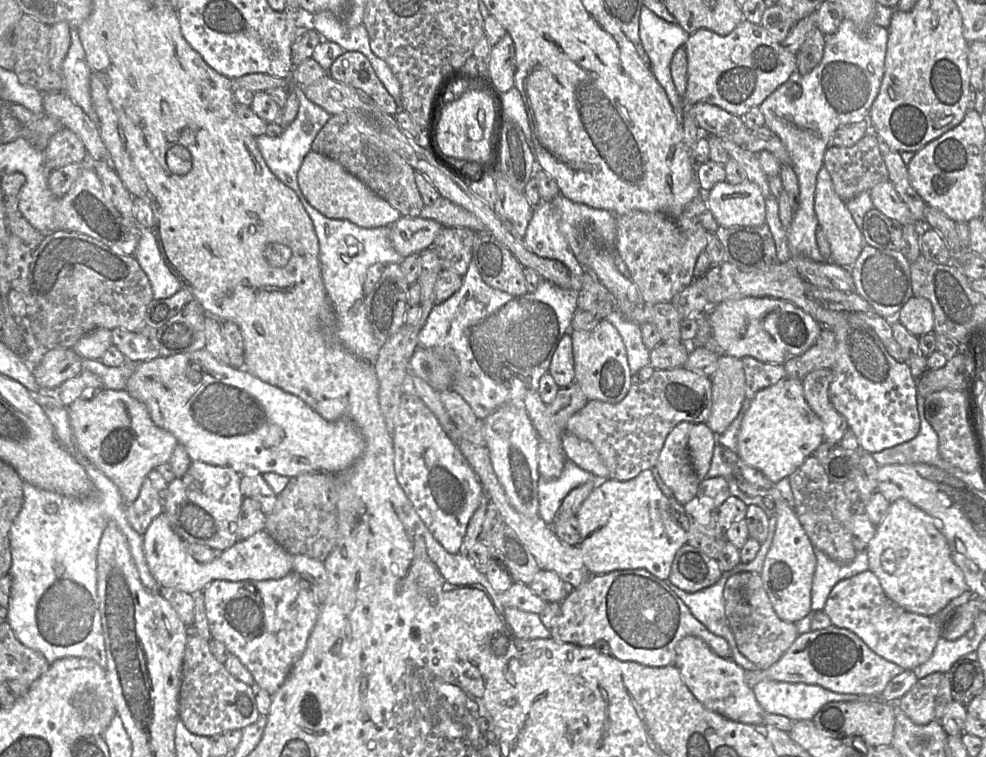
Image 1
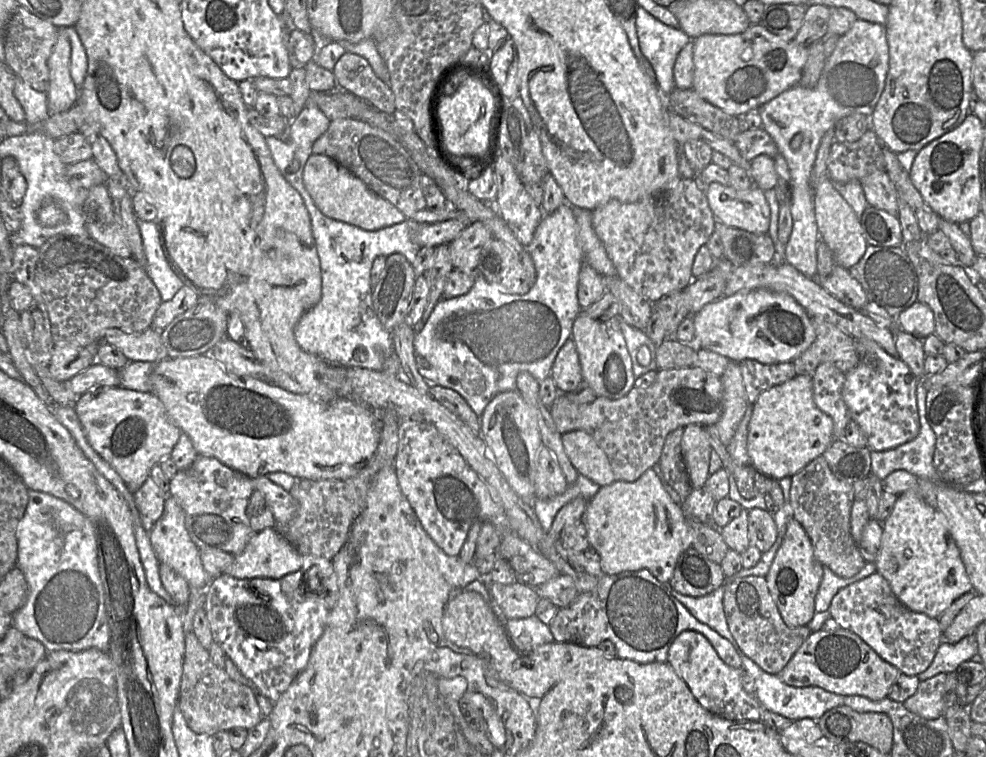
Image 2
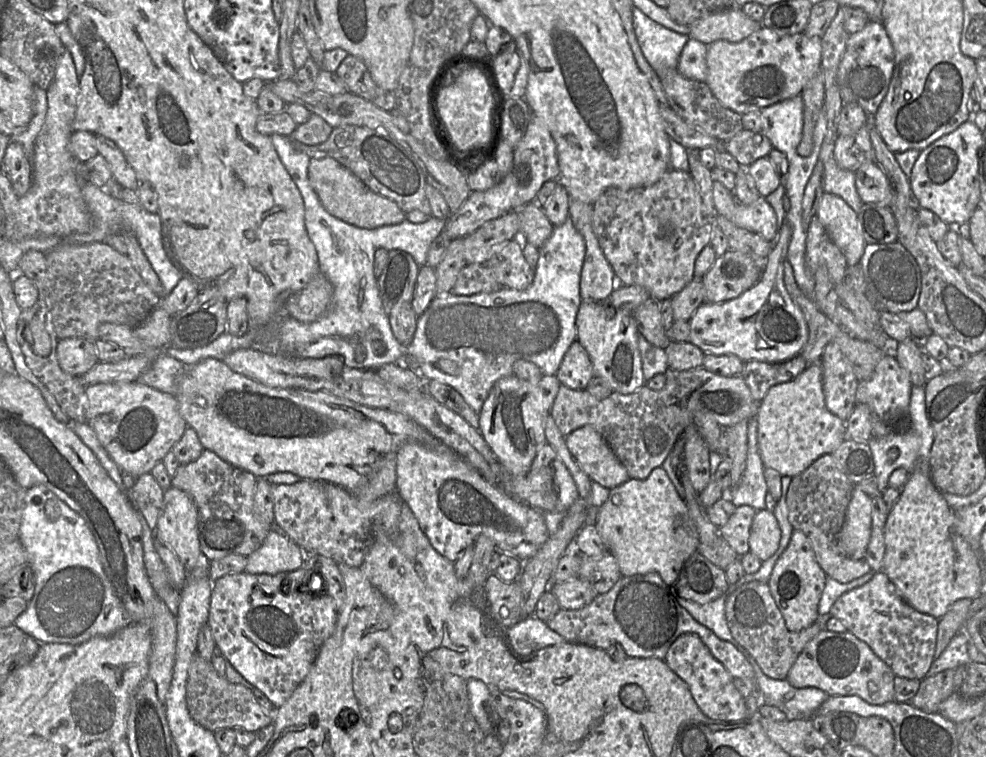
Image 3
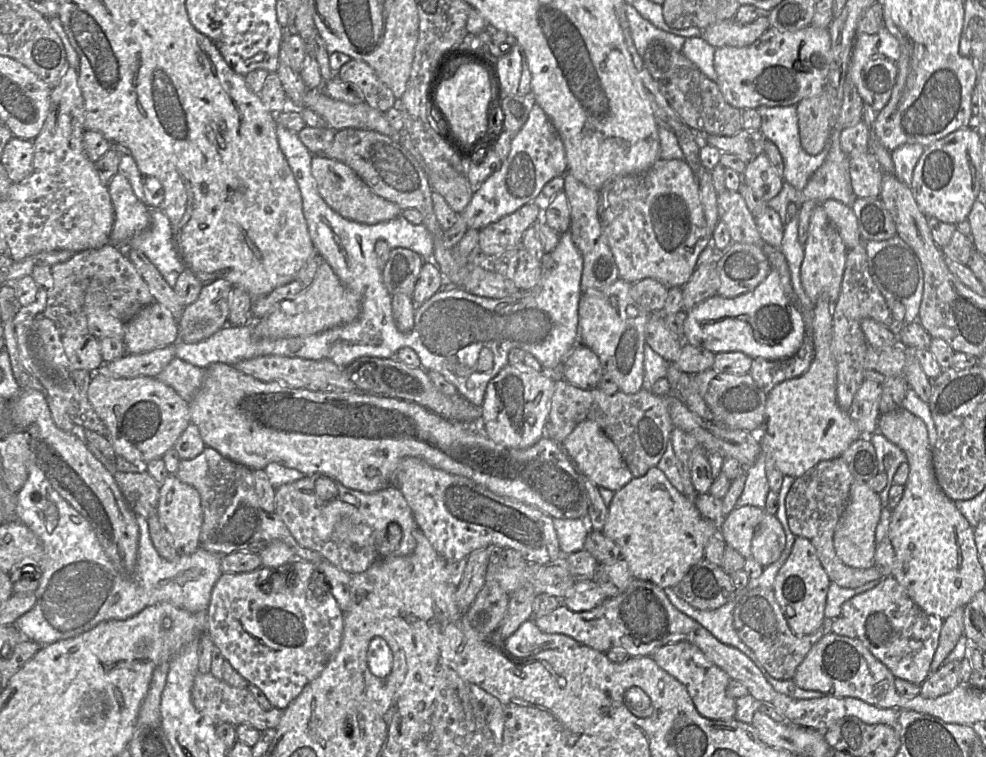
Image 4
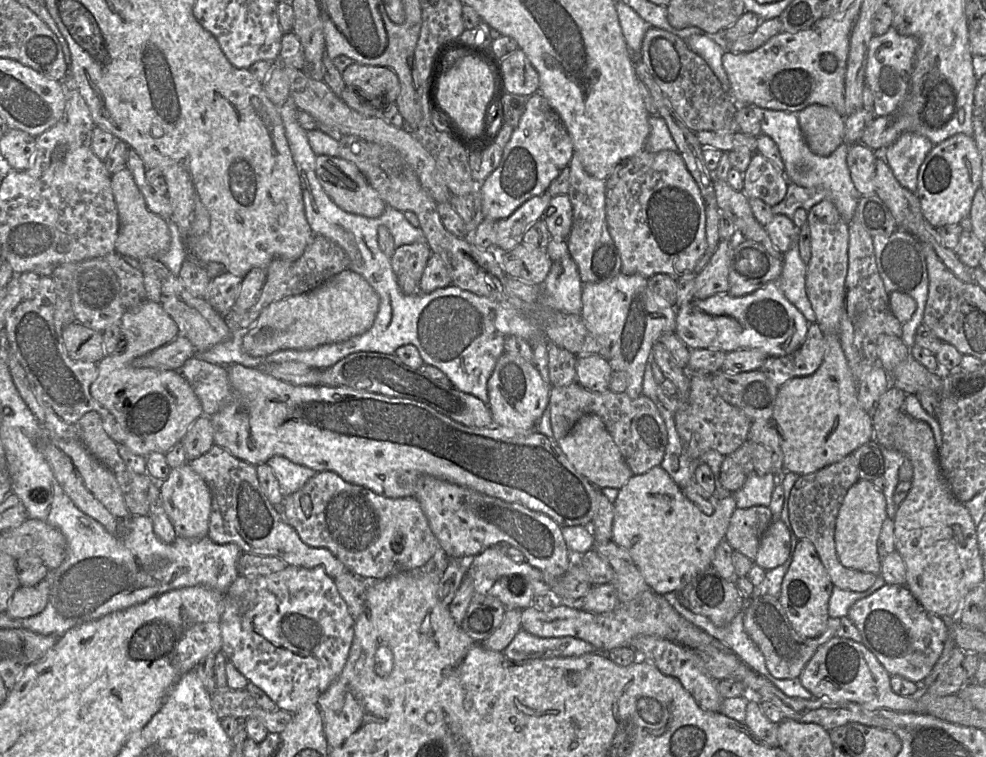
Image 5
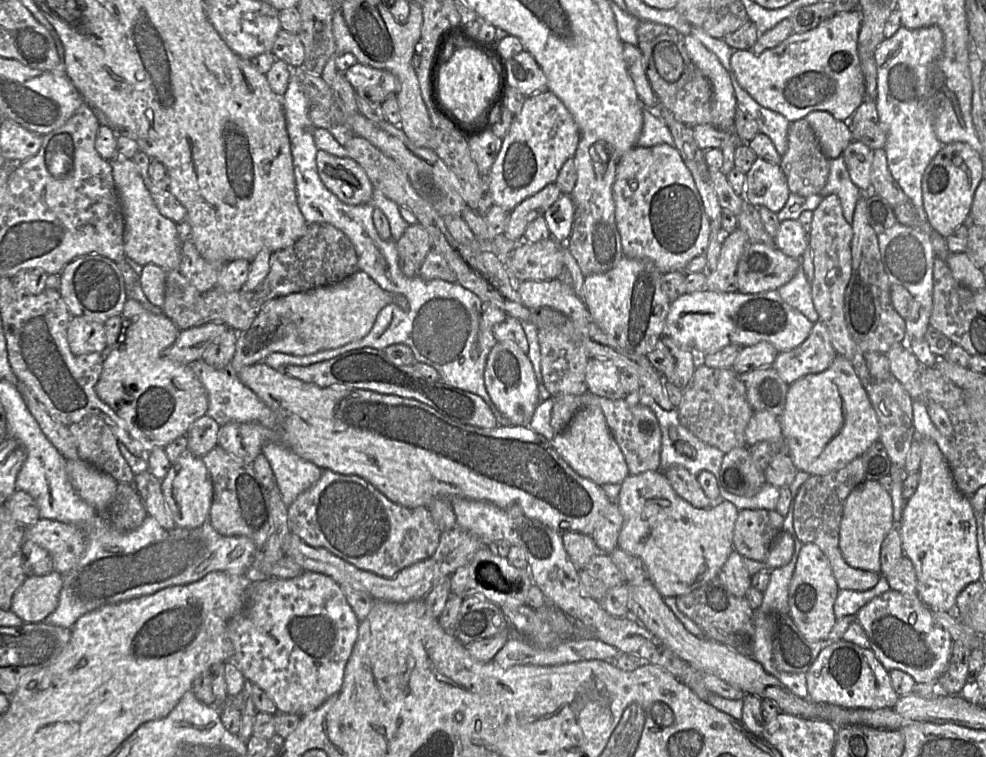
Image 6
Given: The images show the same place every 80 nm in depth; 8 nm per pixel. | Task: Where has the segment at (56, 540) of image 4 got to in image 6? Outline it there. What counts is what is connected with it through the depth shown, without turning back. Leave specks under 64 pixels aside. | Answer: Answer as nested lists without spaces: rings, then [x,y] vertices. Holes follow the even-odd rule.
[[[29,410],[17,414],[6,413],[6,429],[8,437],[14,438],[25,451],[25,461],[17,475],[16,488],[29,494],[37,503],[41,519],[55,520],[64,524],[79,526],[86,531],[86,549],[79,562],[62,576],[63,584],[56,610],[47,616],[42,623],[71,629],[76,621],[84,614],[97,608],[149,596],[160,590],[172,586],[195,583],[212,572],[222,572],[233,575],[249,573],[253,560],[257,555],[257,548],[252,539],[246,536],[222,536],[207,520],[196,529],[173,528],[164,530],[151,516],[147,516],[143,523],[135,530],[121,532],[116,530],[95,509],[85,502],[73,488],[66,473],[66,459],[48,440],[39,423]]]

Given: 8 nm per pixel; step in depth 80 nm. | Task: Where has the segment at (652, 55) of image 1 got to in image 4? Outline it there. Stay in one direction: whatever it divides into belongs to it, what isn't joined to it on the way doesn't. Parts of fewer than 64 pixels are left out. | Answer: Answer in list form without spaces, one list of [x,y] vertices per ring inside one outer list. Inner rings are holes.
[[[626,4],[626,15],[629,21],[631,37],[641,57],[644,55],[648,45],[654,40],[663,41],[674,50],[682,51],[687,38],[657,28],[651,22],[644,19],[632,5]]]

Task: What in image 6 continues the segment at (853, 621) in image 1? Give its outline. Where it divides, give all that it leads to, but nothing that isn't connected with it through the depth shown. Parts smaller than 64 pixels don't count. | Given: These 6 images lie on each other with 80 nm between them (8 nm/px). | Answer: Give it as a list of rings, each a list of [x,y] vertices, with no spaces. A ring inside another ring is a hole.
[[[890,589],[864,605],[856,614],[856,621],[862,626],[870,641],[870,649],[888,671],[901,670],[909,674],[916,683],[937,682],[946,671],[953,646],[950,634],[933,618],[932,610],[919,596],[905,596]]]

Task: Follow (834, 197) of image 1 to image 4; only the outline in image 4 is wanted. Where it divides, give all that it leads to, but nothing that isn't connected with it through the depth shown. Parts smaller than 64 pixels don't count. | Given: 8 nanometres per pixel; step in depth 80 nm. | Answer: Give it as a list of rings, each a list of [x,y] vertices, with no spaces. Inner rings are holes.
[[[828,199],[821,205],[838,230],[848,251],[864,242],[859,232],[856,215],[851,207],[834,199]]]

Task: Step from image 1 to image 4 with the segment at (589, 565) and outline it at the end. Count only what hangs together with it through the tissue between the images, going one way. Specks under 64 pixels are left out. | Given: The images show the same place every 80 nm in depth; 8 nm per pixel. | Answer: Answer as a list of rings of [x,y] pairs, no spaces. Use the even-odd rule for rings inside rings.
[[[657,466],[641,477],[633,477],[615,491],[607,508],[607,518],[601,531],[603,535],[620,548],[633,578],[652,582],[662,589],[676,586],[692,566],[705,558],[705,547],[710,537],[718,528],[721,529],[721,523],[704,518],[694,502],[681,494]]]

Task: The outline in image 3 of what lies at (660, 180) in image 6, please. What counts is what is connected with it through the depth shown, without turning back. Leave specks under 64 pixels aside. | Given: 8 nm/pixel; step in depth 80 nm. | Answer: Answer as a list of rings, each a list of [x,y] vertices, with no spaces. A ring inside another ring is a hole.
[[[672,168],[647,187],[628,190],[610,187],[593,204],[592,229],[618,283],[641,286],[656,301],[672,298],[694,279],[696,258],[710,244],[714,226],[715,217],[703,206],[691,174]]]

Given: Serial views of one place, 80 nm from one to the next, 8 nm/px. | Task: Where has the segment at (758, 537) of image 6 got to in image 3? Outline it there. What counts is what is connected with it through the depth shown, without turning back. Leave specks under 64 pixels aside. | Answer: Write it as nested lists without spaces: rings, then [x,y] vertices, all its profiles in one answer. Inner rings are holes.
[[[750,506],[736,507],[727,523],[720,528],[720,536],[742,557],[750,552],[749,536],[756,510]]]

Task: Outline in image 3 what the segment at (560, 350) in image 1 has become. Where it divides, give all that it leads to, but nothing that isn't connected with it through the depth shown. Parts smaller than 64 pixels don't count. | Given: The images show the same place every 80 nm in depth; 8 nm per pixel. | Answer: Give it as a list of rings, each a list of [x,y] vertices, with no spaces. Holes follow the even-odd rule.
[[[575,340],[566,351],[556,377],[561,385],[573,390],[585,389],[594,377],[590,357],[578,341]]]

